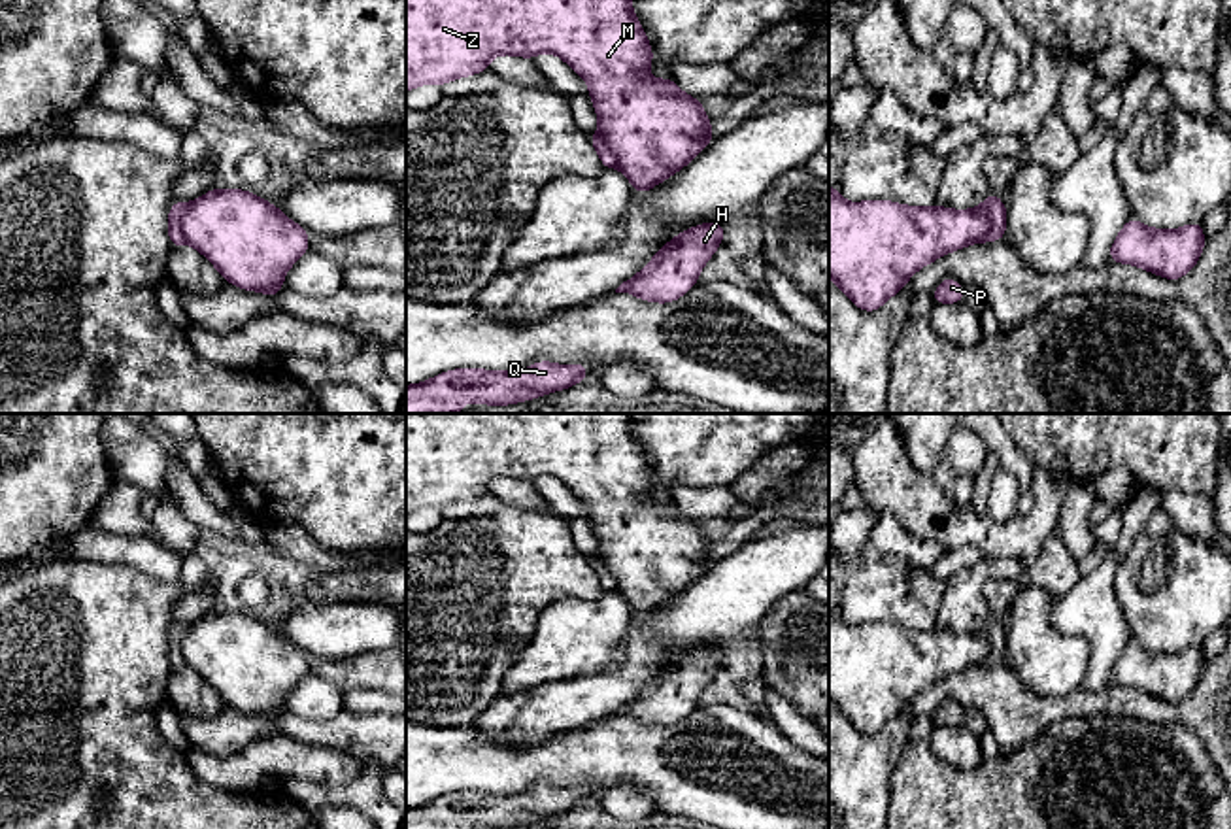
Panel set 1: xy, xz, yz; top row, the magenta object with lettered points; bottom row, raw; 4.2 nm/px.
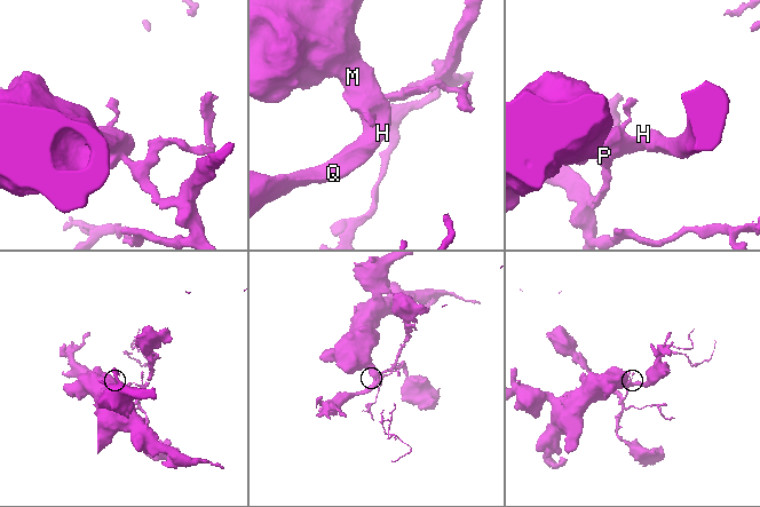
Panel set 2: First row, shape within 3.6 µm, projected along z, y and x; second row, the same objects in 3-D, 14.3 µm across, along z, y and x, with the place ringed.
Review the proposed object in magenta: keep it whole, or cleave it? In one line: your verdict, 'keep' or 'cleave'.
cleave

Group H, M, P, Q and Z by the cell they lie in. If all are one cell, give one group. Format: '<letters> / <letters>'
H M Q Z / P

